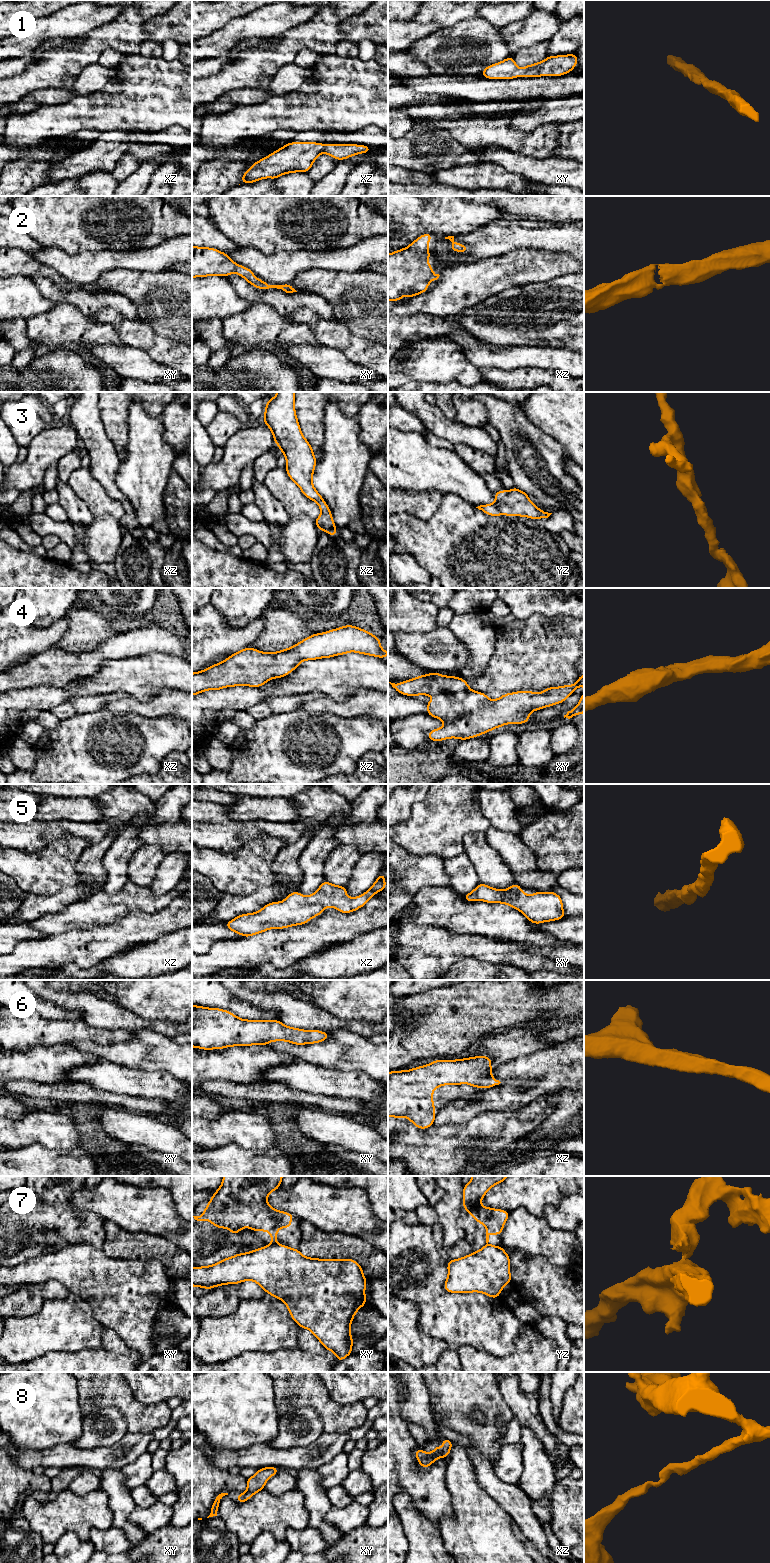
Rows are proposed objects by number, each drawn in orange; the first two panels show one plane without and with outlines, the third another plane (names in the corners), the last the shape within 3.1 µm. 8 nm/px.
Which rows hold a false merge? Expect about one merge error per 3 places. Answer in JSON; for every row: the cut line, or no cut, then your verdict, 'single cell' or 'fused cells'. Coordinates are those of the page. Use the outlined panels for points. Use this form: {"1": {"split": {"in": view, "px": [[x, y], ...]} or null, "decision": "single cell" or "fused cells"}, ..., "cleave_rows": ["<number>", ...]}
{"1": {"split": null, "decision": "single cell"}, "2": {"split": null, "decision": "single cell"}, "3": {"split": null, "decision": "single cell"}, "4": {"split": null, "decision": "single cell"}, "5": {"split": null, "decision": "single cell"}, "6": {"split": null, "decision": "single cell"}, "7": {"split": {"in": "xy", "px": [[271, 1243], [275, 1244]]}, "decision": "fused cells"}, "8": {"split": null, "decision": "single cell"}, "cleave_rows": ["7"]}

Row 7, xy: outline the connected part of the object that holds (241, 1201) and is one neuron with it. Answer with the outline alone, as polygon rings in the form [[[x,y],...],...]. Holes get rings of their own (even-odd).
[[[224,1176],[222,1184],[210,1199],[201,1216],[193,1216],[197,1221],[210,1221],[217,1228],[227,1228],[236,1235],[244,1227],[252,1231],[267,1231],[271,1234],[271,1244],[277,1242],[280,1227],[290,1228],[294,1215],[275,1210],[267,1202],[270,1192],[280,1187],[283,1176]]]

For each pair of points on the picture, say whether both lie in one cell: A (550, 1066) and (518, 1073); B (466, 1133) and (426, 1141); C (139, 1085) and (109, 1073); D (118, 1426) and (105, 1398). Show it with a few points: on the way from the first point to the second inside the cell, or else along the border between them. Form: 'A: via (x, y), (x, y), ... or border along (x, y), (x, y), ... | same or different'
A: via (542, 1066), (526, 1069) | same
B: via (456, 1141), (436, 1141) | same
C: via (132, 1081), (116, 1078) | same
D: border along (87, 1415), (116, 1407), (126, 1423) | different

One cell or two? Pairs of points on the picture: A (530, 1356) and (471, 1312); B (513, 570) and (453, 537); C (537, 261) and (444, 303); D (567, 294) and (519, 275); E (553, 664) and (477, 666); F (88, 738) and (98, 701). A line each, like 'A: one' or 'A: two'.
A: two
B: one
C: one
D: two
E: two
F: two

